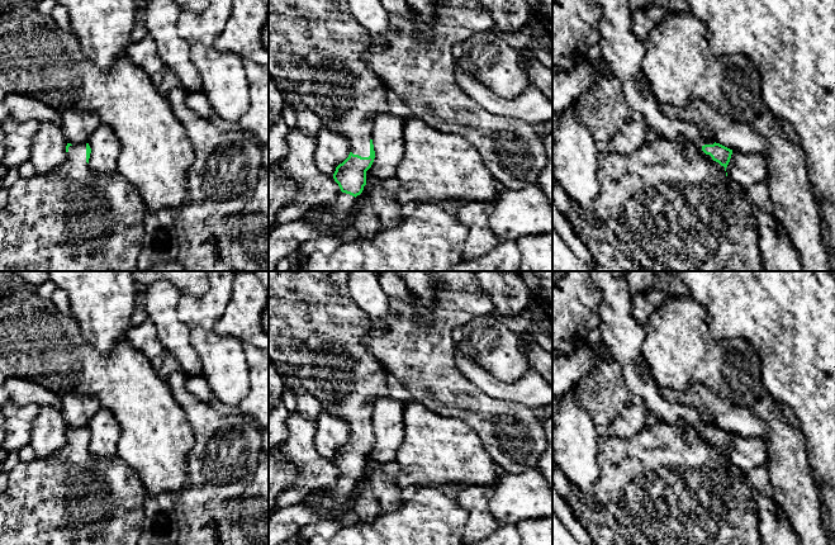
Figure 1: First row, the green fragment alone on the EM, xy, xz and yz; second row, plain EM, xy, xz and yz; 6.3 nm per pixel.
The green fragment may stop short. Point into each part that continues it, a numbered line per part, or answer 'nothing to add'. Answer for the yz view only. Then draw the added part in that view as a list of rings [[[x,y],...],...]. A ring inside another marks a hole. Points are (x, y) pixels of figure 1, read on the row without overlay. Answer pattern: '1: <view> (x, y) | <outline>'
1: yz (669, 484) | [[[659,421],[654,426],[646,426],[640,433],[630,440],[599,436],[599,477],[593,488],[597,504],[590,507],[580,494],[578,487],[573,483],[570,483],[569,496],[564,498],[574,517],[590,535],[594,545],[763,545],[759,532],[758,506],[745,482],[744,473],[731,468],[726,460],[725,451],[702,435],[704,428],[713,427],[715,426],[684,427],[680,422],[665,423]]]

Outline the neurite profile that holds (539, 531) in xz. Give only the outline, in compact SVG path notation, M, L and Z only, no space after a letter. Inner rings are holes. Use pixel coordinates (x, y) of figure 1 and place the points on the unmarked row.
M552 516L523 520L516 525L521 545L552 545Z

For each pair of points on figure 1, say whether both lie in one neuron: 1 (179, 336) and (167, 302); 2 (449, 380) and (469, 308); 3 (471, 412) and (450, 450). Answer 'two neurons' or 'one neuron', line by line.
1: one neuron
2: one neuron
3: two neurons

